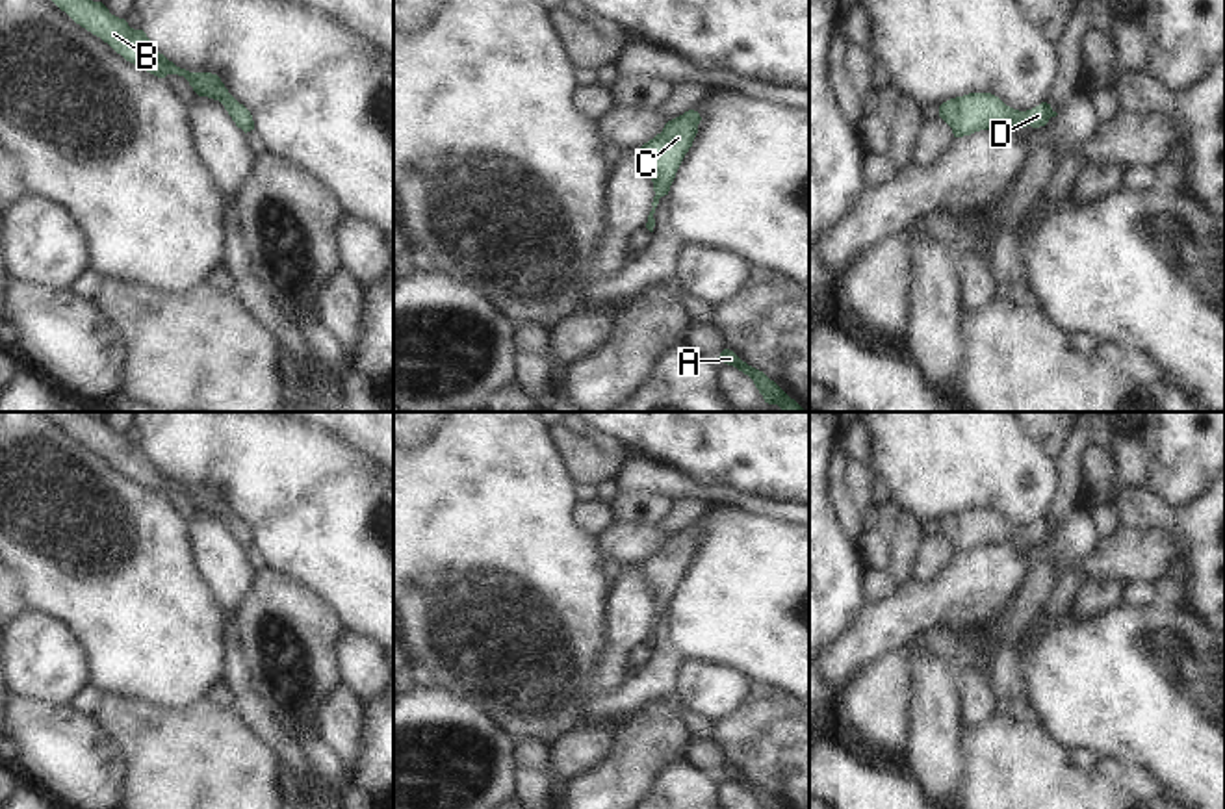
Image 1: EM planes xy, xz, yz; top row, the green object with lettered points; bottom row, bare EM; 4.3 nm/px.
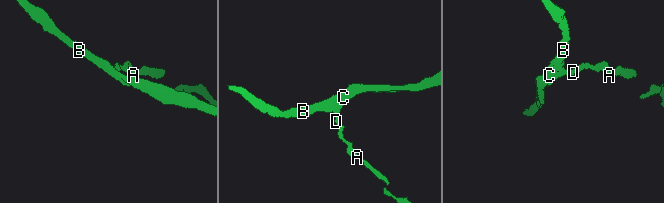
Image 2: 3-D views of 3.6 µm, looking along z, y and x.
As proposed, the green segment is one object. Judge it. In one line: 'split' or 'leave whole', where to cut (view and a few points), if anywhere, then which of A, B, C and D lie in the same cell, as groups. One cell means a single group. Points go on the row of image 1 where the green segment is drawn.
leave whole; no cut; A B C D

